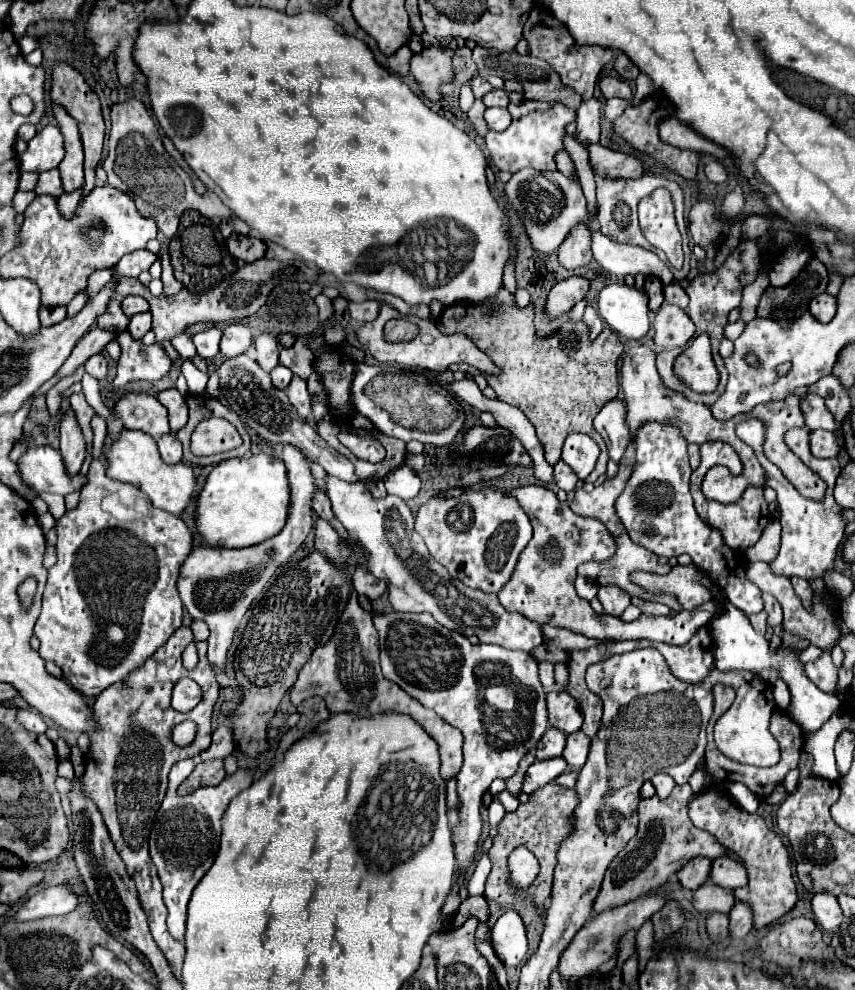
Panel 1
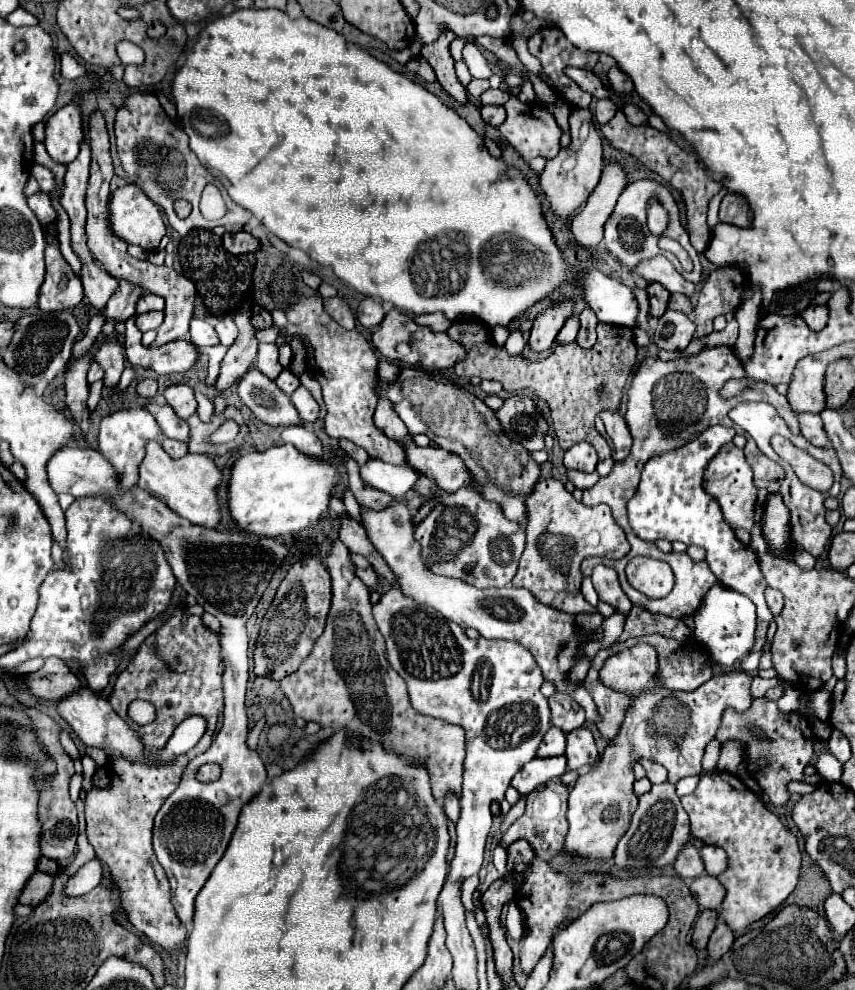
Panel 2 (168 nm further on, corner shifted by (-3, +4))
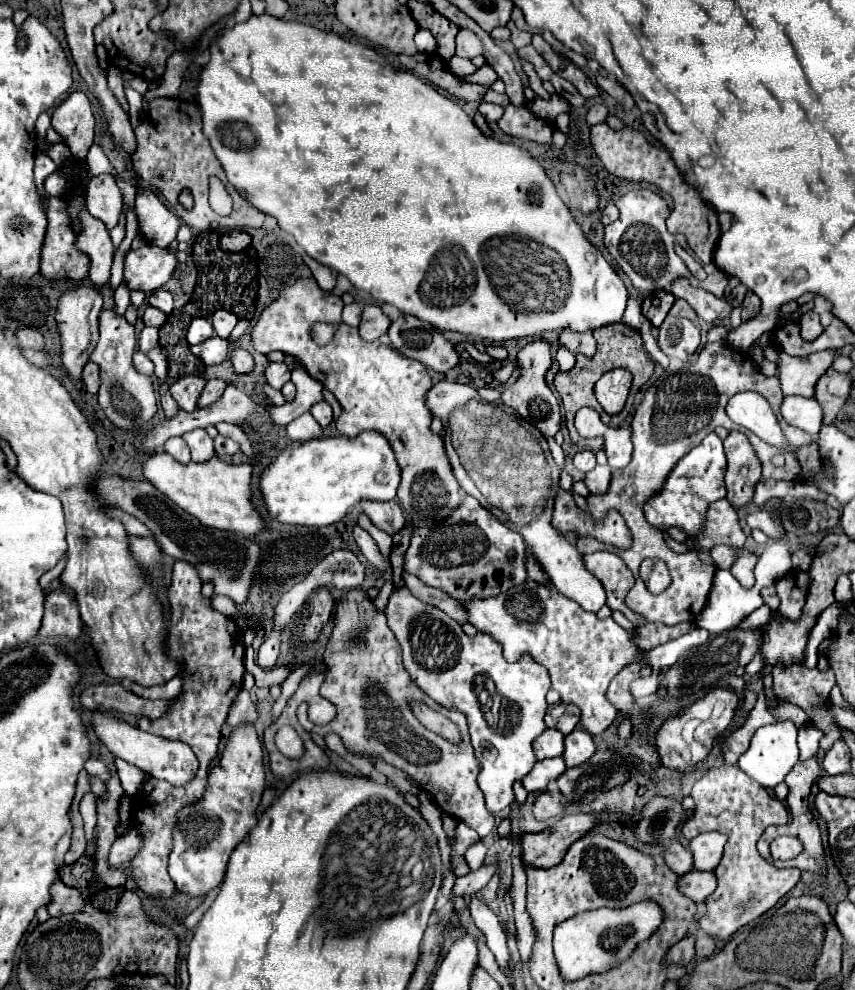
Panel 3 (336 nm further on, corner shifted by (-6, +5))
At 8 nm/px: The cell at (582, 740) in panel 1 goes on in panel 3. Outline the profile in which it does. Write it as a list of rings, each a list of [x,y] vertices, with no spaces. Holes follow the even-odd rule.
[[[574,729],[564,741],[562,759],[564,759],[566,767],[576,767],[576,765],[582,765],[584,761],[588,761],[594,755],[594,751],[596,751],[596,747],[594,747],[592,737],[584,729]]]

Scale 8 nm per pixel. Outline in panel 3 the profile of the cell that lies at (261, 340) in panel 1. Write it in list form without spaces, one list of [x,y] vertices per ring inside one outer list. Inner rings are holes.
[[[268,363],[266,367],[266,383],[274,389],[282,389],[284,383],[290,381],[290,371],[286,363]]]

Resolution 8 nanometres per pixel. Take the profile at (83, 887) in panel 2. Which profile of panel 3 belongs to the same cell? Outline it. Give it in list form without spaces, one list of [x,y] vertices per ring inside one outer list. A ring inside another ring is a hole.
[[[136,829],[128,831],[128,835],[118,837],[110,849],[110,857],[108,863],[110,867],[124,867],[126,863],[130,863],[130,859],[134,859],[132,855],[136,855],[136,851],[142,849],[142,837]]]

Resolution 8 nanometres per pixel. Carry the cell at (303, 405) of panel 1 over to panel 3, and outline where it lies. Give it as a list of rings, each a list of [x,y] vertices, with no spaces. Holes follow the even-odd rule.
[[[316,403],[316,407],[312,407],[310,413],[322,427],[328,427],[332,421],[332,407],[328,403]]]

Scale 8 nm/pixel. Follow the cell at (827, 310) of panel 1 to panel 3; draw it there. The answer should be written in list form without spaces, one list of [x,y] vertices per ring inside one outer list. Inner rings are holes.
[[[812,311],[804,313],[804,315],[800,317],[798,325],[800,325],[800,337],[802,337],[804,341],[814,341],[814,339],[818,339],[818,335],[824,331],[824,327],[820,325],[818,315],[812,313]]]

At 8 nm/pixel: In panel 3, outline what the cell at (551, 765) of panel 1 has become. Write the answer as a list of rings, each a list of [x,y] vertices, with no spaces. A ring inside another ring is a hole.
[[[546,759],[546,761],[536,761],[532,771],[522,779],[522,785],[528,791],[544,791],[552,779],[556,779],[560,773],[566,771],[564,759]]]

